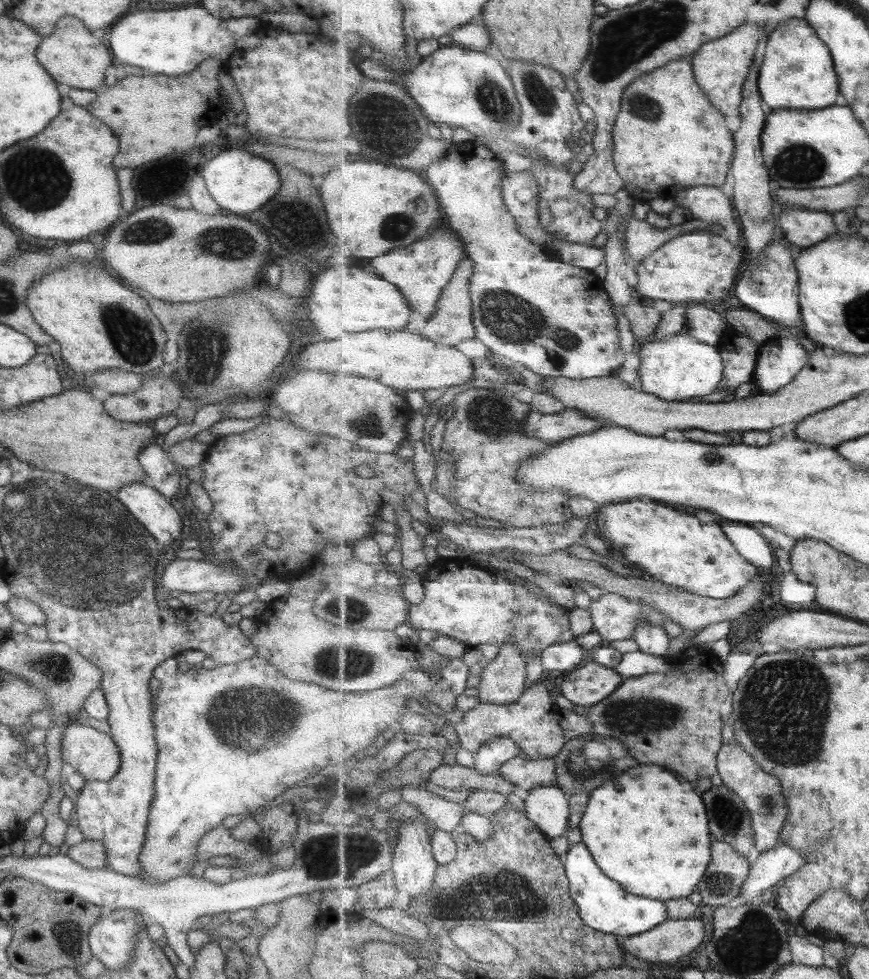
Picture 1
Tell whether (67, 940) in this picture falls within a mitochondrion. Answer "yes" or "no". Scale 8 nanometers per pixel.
yes

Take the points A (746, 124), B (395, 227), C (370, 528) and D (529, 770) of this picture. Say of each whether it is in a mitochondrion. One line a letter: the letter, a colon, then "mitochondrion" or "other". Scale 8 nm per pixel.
A: other
B: mitochondrion
C: other
D: other

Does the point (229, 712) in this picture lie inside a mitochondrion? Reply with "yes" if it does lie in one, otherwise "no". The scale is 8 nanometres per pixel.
yes

